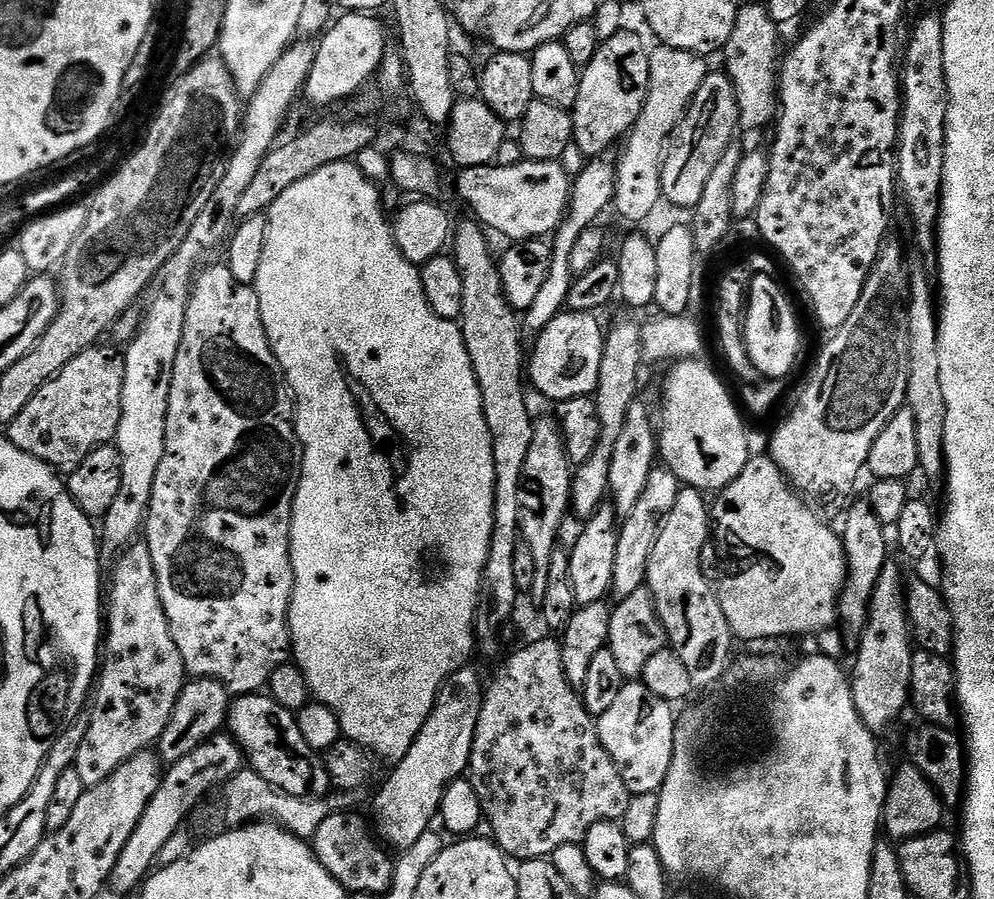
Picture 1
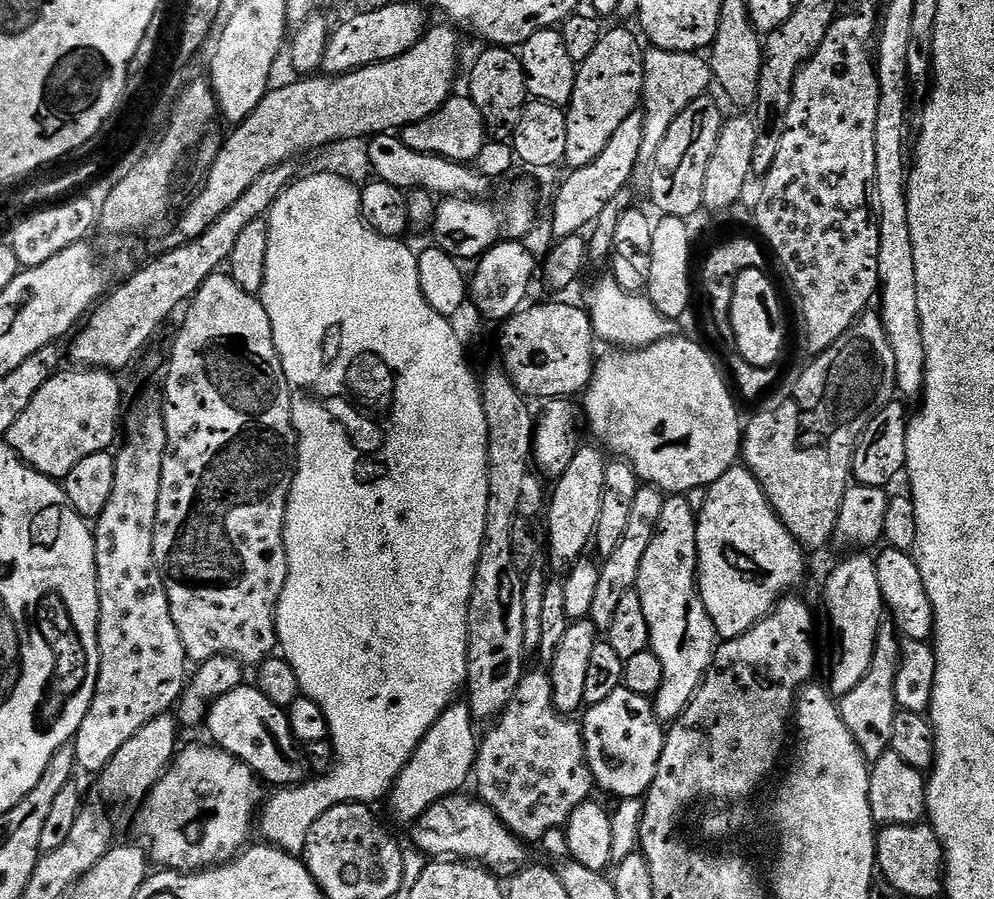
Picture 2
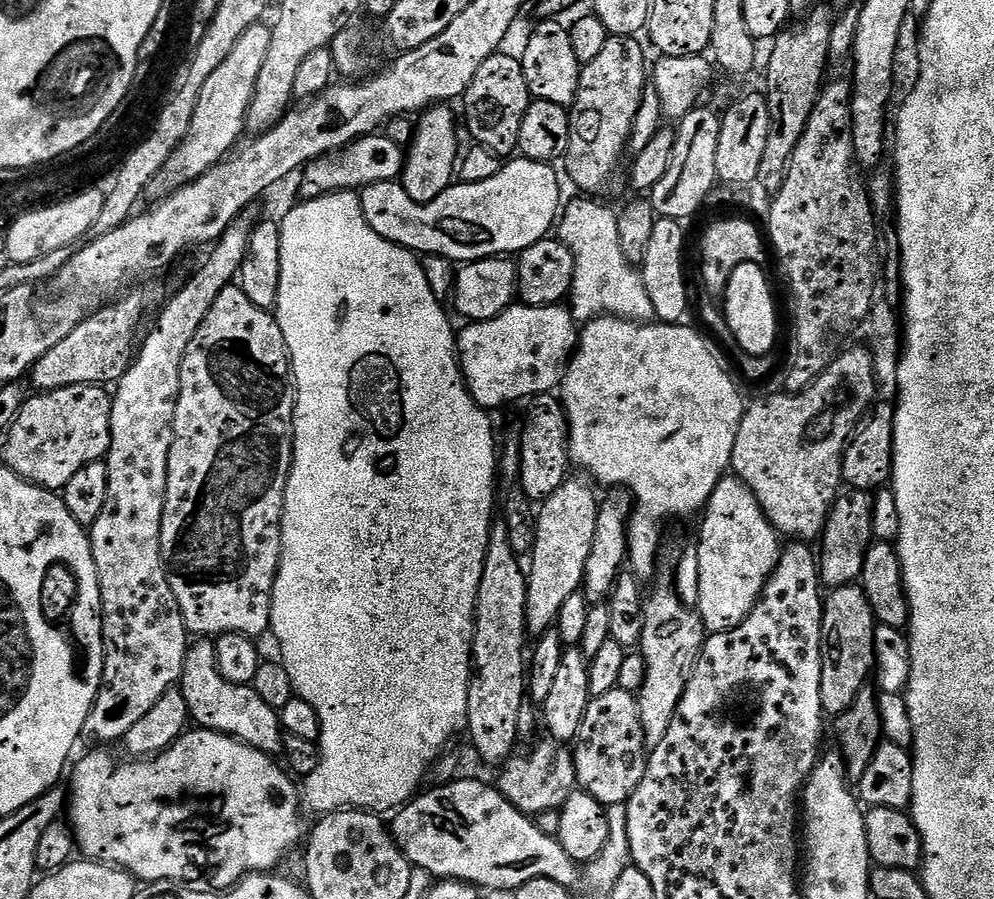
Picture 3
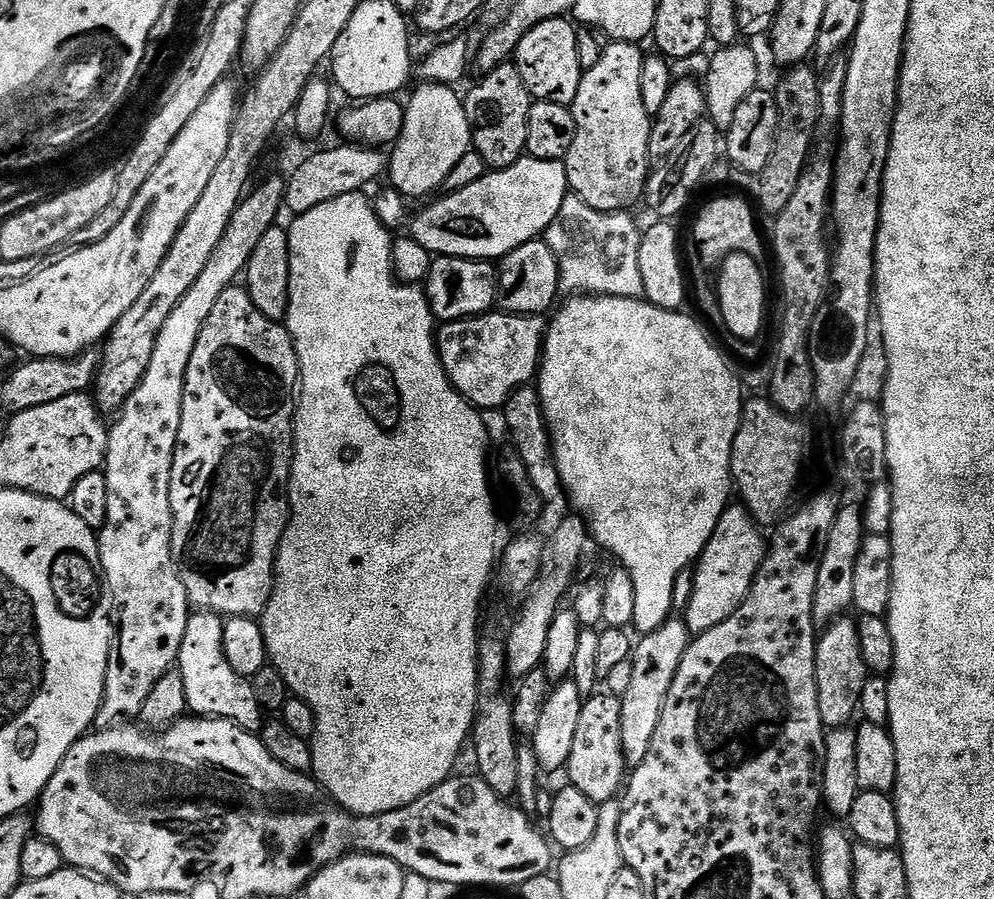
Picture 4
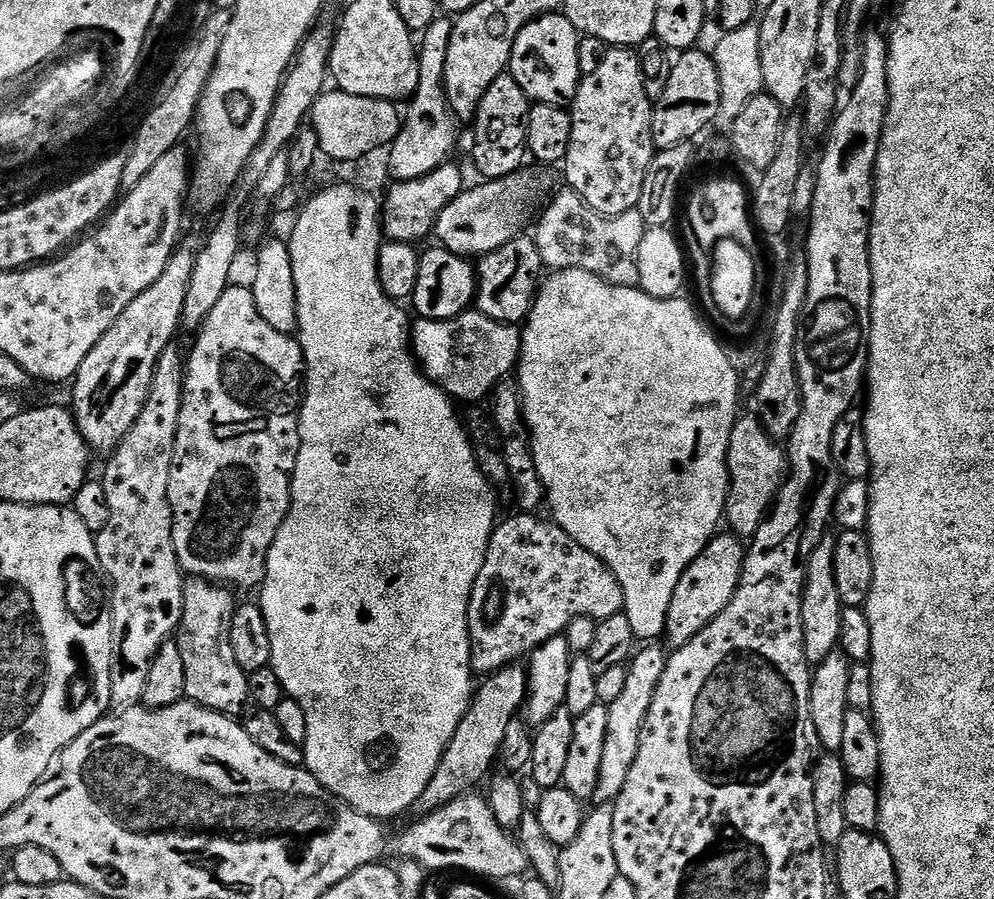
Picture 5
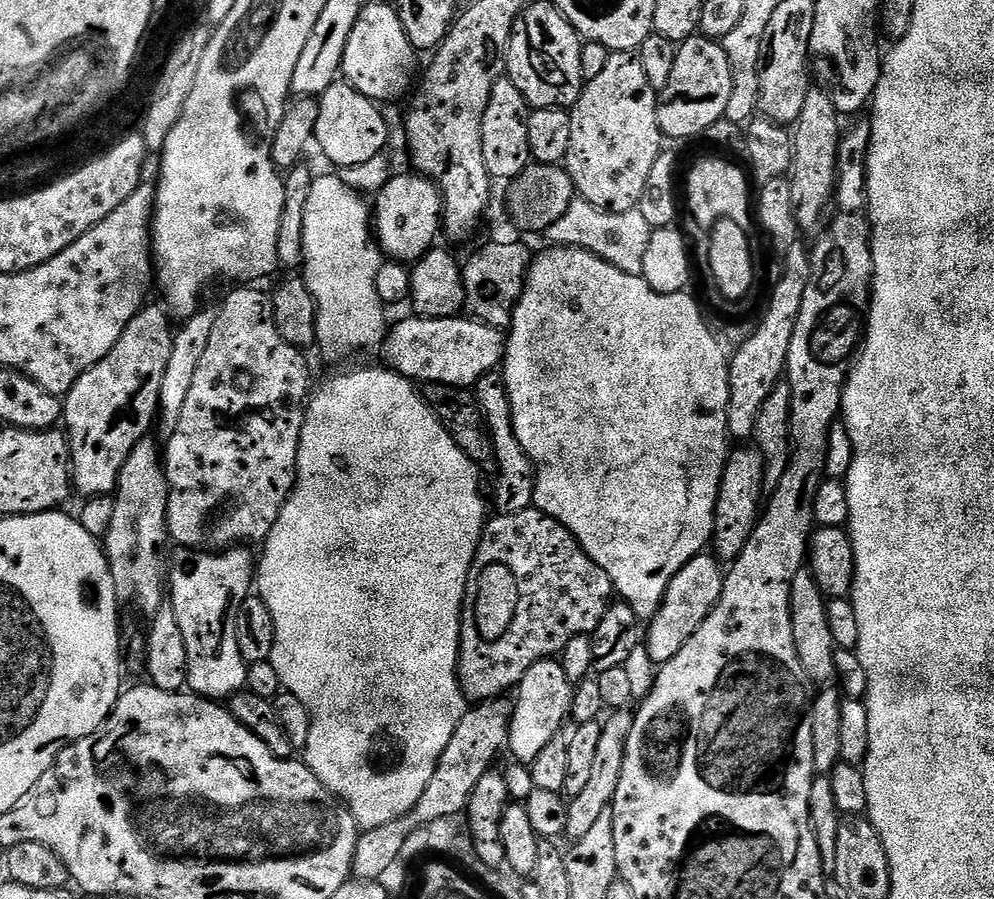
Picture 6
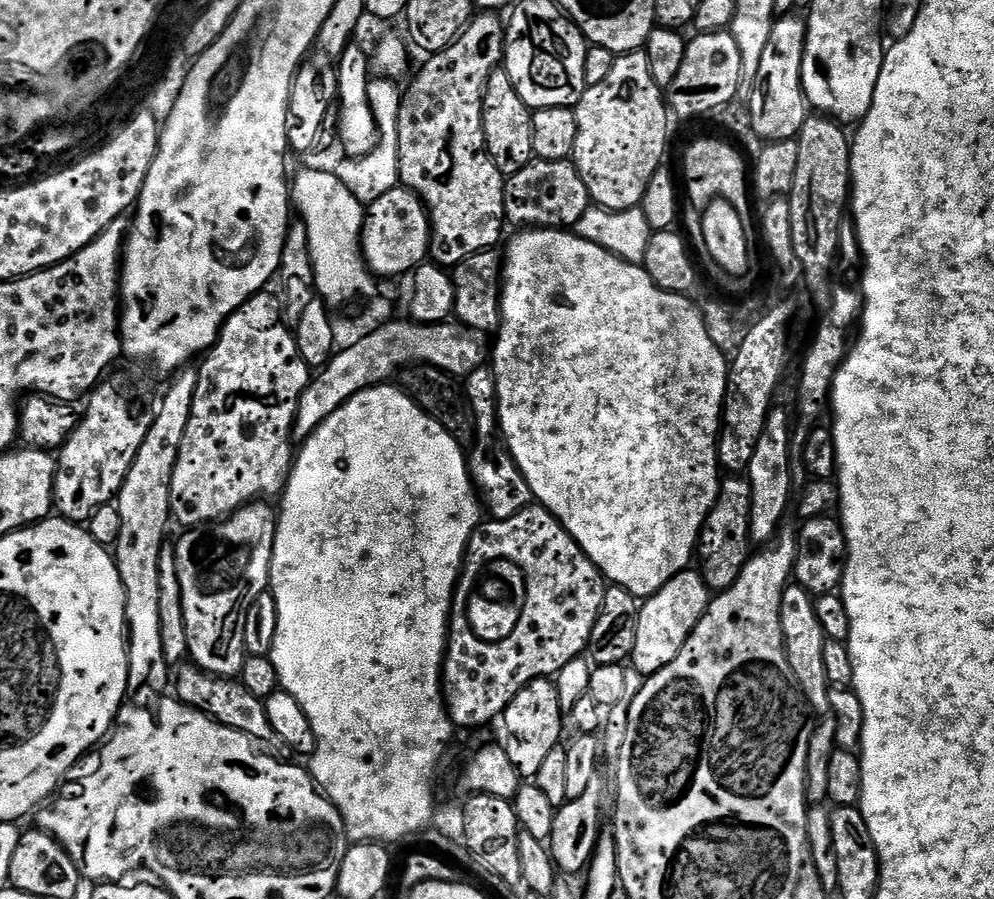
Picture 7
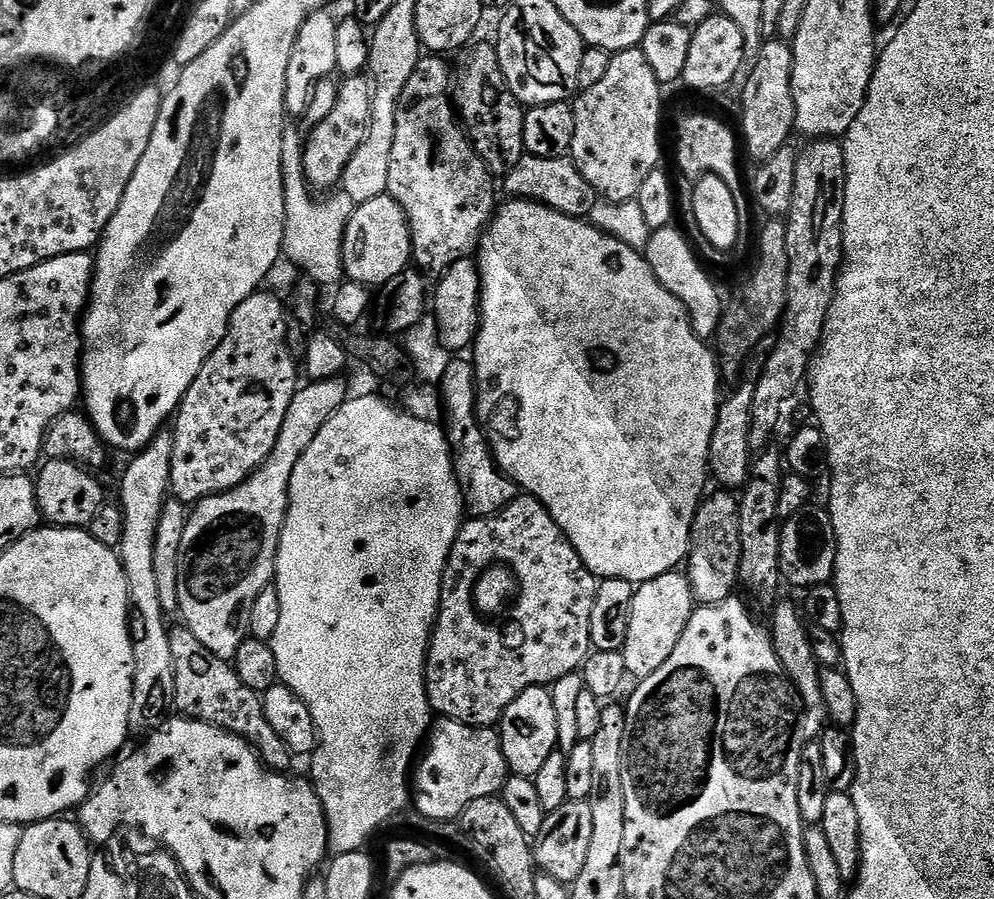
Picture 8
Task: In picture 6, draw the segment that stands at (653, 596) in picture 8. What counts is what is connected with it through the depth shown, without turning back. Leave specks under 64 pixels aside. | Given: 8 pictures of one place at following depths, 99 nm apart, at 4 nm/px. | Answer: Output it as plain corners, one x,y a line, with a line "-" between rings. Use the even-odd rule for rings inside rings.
712,554
696,556
670,582
662,598
659,610
653,614
646,628
646,652
656,666
670,662
682,650
682,646
696,633
698,626
712,613
724,593
725,569

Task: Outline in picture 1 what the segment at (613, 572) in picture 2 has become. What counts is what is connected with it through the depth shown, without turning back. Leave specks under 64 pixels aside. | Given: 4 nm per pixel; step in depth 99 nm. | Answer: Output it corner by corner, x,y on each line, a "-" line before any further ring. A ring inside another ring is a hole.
663,466
653,467
646,487
643,488
638,502
634,506
634,511
629,516
623,517
622,523
618,528
618,547
614,553
614,576
612,578
612,590
610,593
613,601
619,602
630,598
630,594
634,594
634,590
645,587
648,583
646,578
646,566
650,562
650,554
654,550
654,542
658,542
658,530
662,526
662,522
666,518
666,514
670,514
670,510
674,510
674,501
678,499
681,490
681,482
669,468

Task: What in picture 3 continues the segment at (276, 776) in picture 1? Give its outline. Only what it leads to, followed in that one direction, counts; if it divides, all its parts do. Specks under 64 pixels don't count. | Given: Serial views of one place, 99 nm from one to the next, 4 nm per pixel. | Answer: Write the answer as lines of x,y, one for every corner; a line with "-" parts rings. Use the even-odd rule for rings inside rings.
197,639
189,647
178,687
186,698
189,717
199,727
223,732
225,736
232,736
260,752
283,753
285,733
280,727
279,711
266,706
266,702
262,702
262,698
258,698
249,685
226,682
226,678
222,678
214,663
214,644
211,639

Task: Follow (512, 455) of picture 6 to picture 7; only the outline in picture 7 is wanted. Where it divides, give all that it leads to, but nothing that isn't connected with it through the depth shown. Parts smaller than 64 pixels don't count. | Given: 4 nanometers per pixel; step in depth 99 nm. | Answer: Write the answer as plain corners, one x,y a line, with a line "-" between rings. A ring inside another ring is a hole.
481,366
473,370
469,376
463,377
462,391
474,421
474,439
467,453
468,473
472,475
472,483
476,485
476,491
487,515
497,520
510,518
523,508
529,507
534,497
530,490
530,482
522,478
518,462
514,462
508,443
500,435
496,418
496,375
492,373
491,367

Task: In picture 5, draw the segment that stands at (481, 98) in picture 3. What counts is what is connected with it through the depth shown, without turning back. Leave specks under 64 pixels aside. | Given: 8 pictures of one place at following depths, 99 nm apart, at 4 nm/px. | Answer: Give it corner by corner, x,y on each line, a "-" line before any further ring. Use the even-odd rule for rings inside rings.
511,74
494,78
490,90
486,90
482,102
477,106
474,117
476,145
472,148
472,160
485,181
501,179
525,167
530,156
528,115
531,109
527,94

